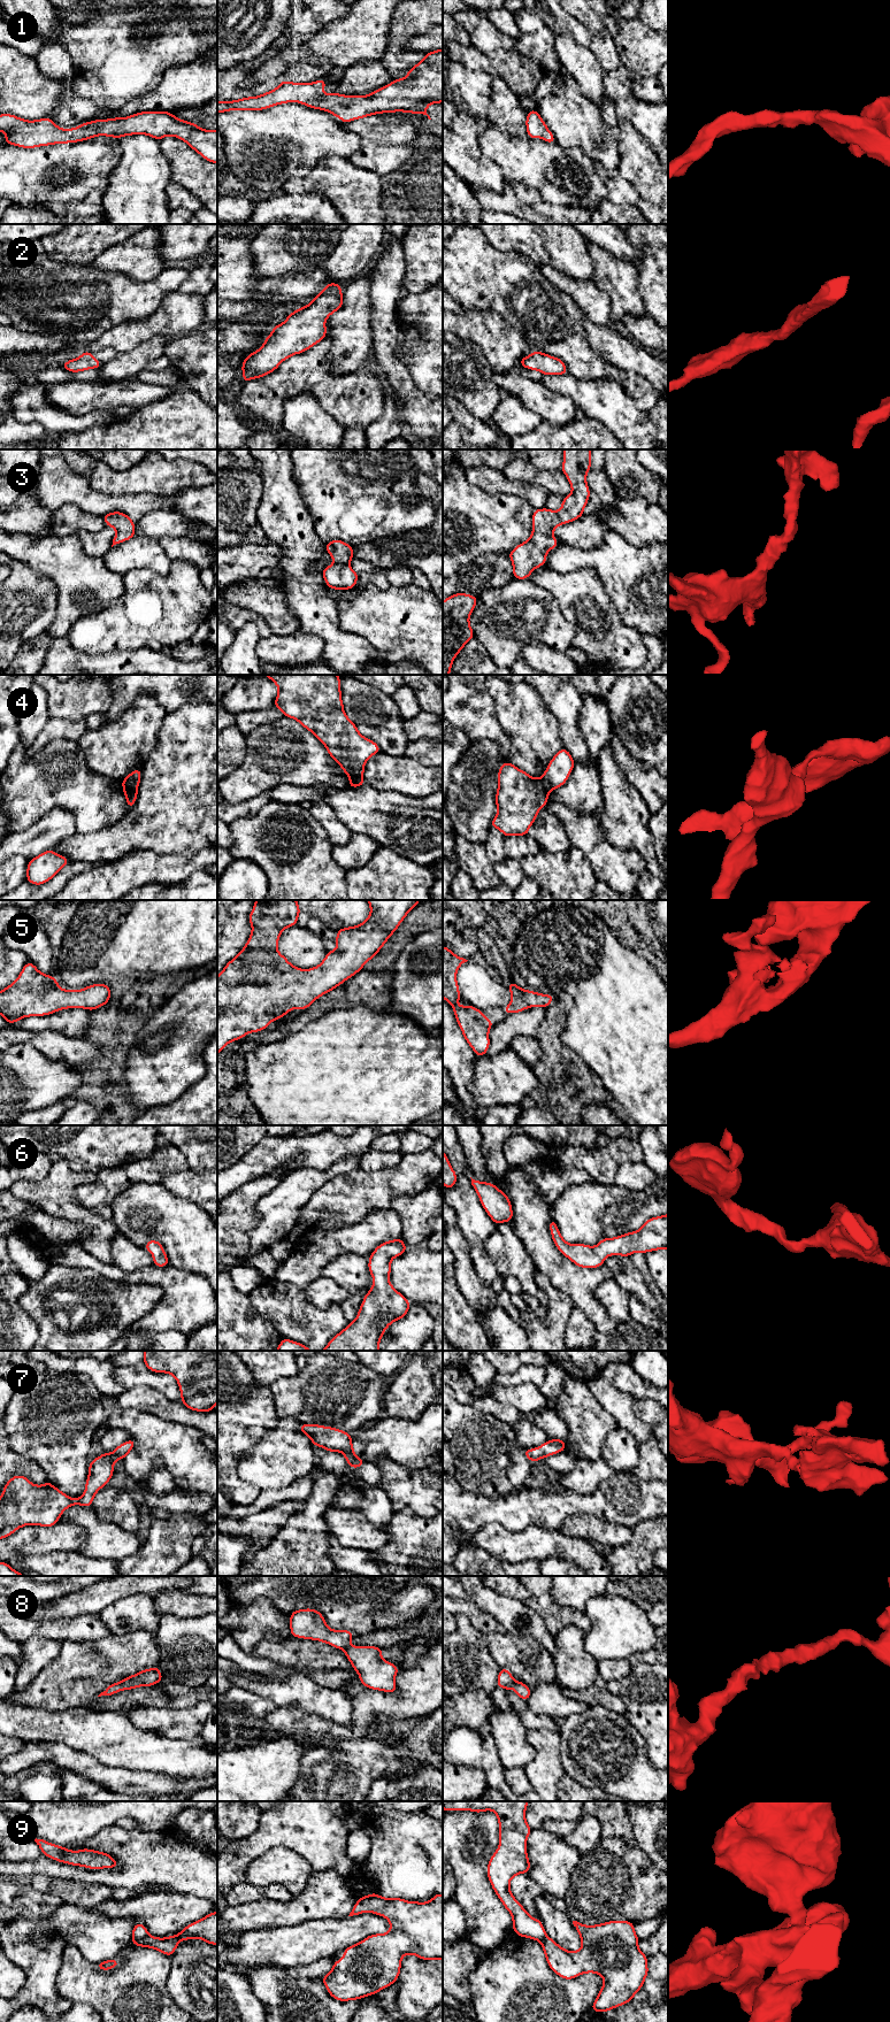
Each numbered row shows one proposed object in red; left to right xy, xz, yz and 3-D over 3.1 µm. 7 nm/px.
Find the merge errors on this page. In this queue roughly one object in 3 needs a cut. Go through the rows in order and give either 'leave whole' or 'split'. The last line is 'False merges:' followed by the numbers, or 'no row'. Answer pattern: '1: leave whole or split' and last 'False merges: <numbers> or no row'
1: leave whole
2: leave whole
3: leave whole
4: split
5: leave whole
6: leave whole
7: leave whole
8: leave whole
9: split
False merges: 4, 9

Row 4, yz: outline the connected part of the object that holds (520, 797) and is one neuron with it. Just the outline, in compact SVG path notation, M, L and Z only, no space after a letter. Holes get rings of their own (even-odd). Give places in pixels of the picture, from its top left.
M509 761L501 764L497 781L498 813L491 821L491 828L499 829L505 837L528 836L538 812L548 800L542 781L531 777Z

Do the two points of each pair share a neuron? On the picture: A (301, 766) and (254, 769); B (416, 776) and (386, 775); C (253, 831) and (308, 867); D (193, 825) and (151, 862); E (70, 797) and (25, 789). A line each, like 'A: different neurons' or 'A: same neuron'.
A: same neuron
B: same neuron
C: same neuron
D: different neurons
E: same neuron

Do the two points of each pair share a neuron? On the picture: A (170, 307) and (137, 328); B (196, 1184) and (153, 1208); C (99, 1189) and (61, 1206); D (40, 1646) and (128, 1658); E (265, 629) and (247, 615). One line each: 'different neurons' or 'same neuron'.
A: same neuron
B: different neurons
C: different neurons
D: different neurons
E: same neuron

